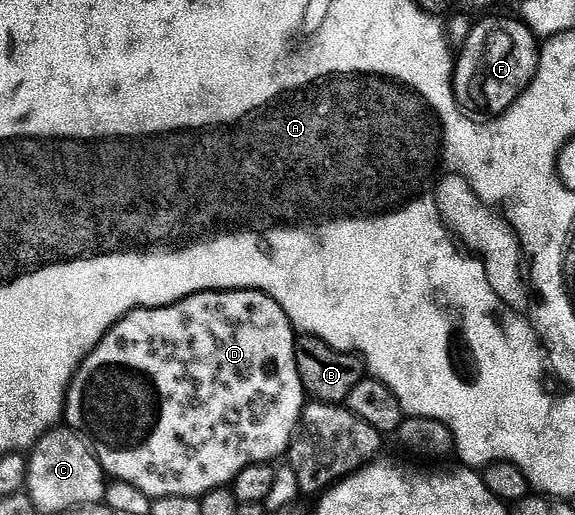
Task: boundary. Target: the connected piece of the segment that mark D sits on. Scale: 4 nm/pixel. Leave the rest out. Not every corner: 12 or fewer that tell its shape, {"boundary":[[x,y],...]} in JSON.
{"boundary":[[261,290],[132,310],[63,421],[151,499],[287,455],[297,331]]}

